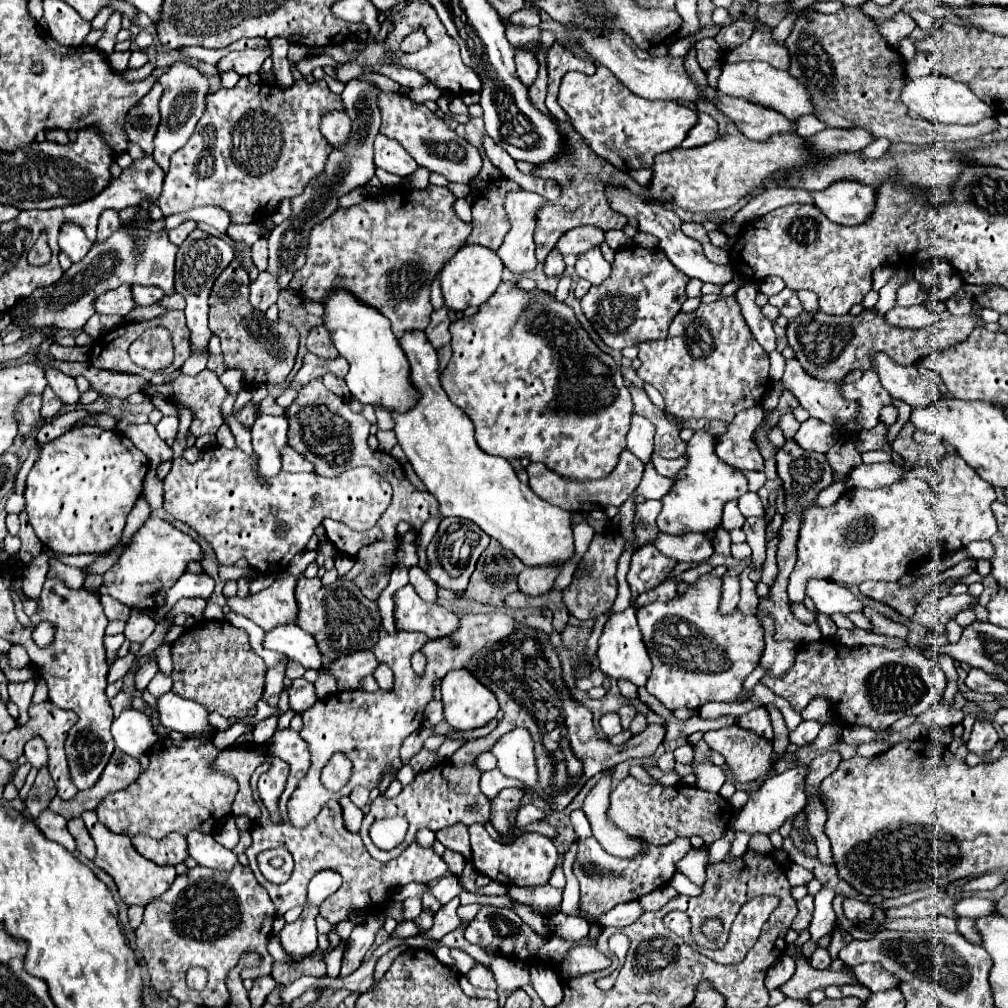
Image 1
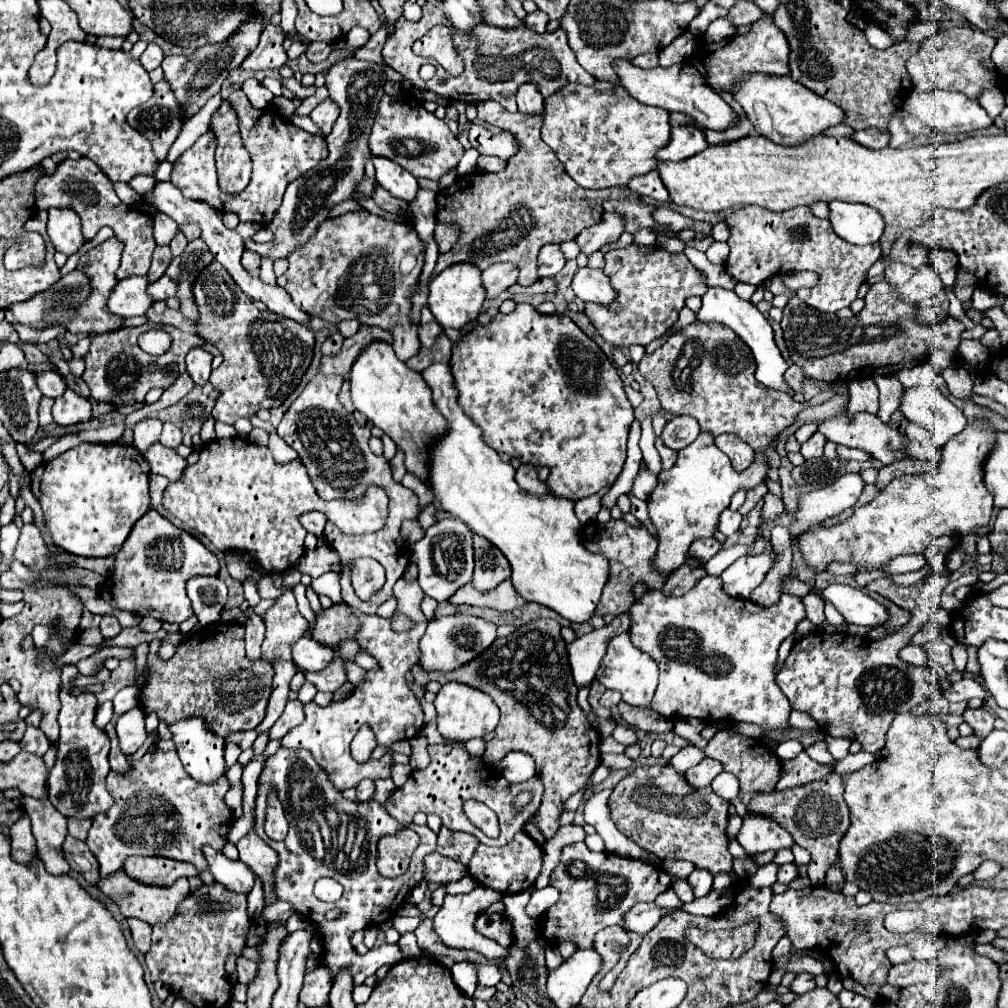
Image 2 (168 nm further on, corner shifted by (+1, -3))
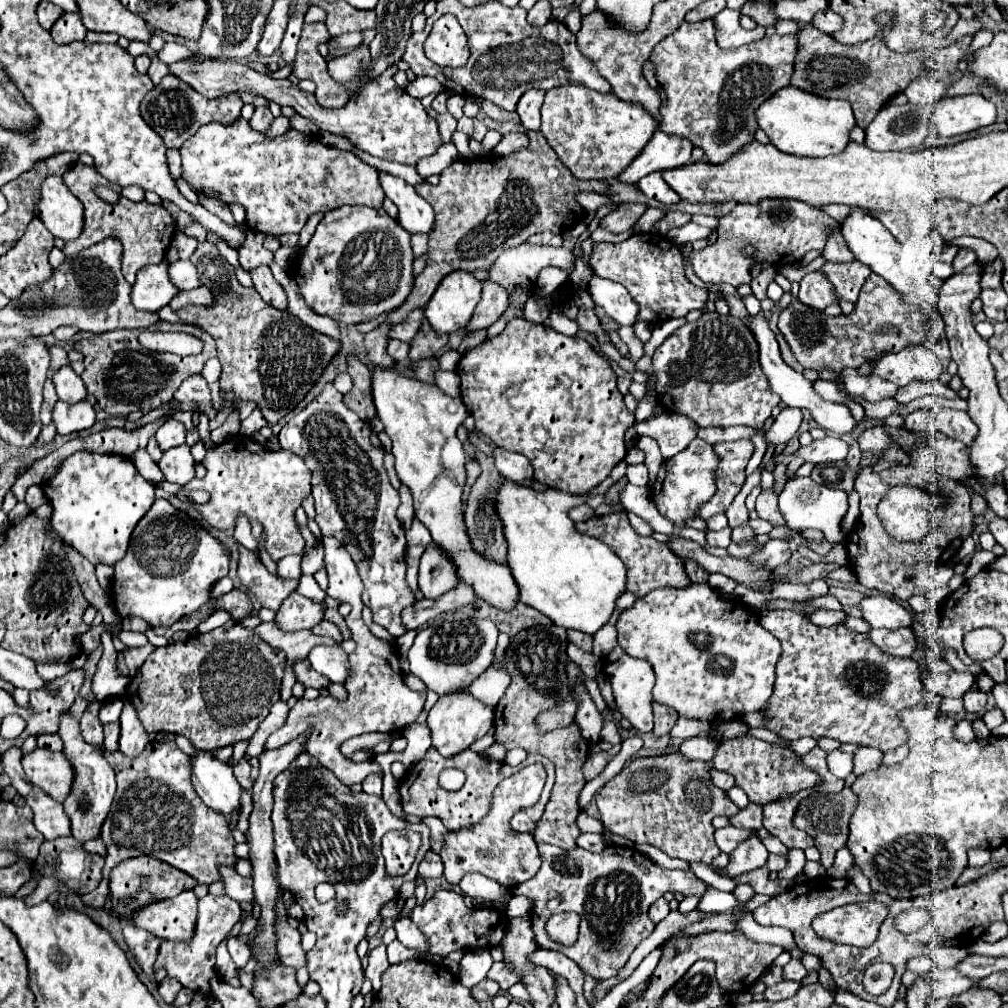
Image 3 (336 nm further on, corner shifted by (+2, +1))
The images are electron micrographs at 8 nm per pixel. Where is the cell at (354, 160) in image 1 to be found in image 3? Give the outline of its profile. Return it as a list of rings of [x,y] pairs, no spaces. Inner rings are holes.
[[[356,47],[346,55],[328,61],[328,71],[338,83],[356,83],[358,73],[370,65],[368,47]]]

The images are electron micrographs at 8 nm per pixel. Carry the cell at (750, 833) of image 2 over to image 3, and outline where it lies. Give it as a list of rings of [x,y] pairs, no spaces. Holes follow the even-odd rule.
[[[752,835],[750,839],[740,843],[738,849],[734,849],[730,853],[730,863],[718,873],[724,877],[738,877],[742,873],[748,873],[748,871],[762,867],[766,863],[766,857],[768,857],[766,847],[758,839],[758,835]]]

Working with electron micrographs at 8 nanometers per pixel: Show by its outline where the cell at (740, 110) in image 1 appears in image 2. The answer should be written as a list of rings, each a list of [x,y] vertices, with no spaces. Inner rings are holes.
[[[613,61],[613,65],[619,83],[629,91],[631,97],[635,97],[645,105],[655,105],[671,113],[673,111],[685,113],[705,129],[713,131],[727,131],[731,127],[739,127],[741,123],[741,115],[729,103],[725,103],[711,87],[707,87],[701,73],[689,63],[677,63],[671,67],[655,67],[655,69],[641,69],[631,61]]]

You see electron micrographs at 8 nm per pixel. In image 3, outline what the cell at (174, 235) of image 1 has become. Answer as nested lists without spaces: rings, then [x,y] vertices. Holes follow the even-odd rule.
[[[176,231],[174,239],[172,239],[172,245],[174,245],[174,247],[178,247],[180,259],[190,259],[190,255],[194,253],[194,249],[198,247],[198,241],[196,241],[196,239],[192,239],[192,237],[182,235],[180,231]]]

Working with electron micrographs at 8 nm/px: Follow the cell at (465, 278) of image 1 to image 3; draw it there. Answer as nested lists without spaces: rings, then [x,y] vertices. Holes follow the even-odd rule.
[[[454,271],[442,279],[424,315],[438,333],[454,333],[468,325],[478,301],[482,283],[466,271]]]

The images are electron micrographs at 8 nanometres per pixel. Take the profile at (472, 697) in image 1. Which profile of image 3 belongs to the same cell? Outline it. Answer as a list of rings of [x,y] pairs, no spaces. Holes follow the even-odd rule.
[[[470,693],[444,695],[428,711],[428,727],[432,733],[432,747],[442,757],[454,757],[462,751],[466,751],[474,741],[482,739],[490,731],[492,725],[494,725],[494,709],[480,703]]]

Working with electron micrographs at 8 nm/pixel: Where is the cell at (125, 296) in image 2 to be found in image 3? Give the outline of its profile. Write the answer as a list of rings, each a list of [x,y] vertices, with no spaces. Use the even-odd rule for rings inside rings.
[[[162,261],[138,271],[136,283],[132,287],[132,303],[136,309],[158,311],[166,307],[178,293],[180,291],[170,281],[168,263]]]

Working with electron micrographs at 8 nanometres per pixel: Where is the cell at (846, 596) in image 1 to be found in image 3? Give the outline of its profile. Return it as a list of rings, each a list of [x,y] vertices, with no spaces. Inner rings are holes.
[[[886,595],[862,599],[860,609],[862,609],[864,621],[868,621],[870,627],[898,629],[898,627],[912,625],[912,613],[904,609],[896,599],[886,597]]]

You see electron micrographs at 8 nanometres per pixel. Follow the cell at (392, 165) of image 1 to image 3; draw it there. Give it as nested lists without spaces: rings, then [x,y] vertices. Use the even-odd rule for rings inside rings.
[[[388,173],[380,175],[380,183],[386,197],[398,207],[398,223],[408,233],[430,235],[434,231],[434,209],[432,205],[428,205],[428,201],[418,197],[410,183]]]

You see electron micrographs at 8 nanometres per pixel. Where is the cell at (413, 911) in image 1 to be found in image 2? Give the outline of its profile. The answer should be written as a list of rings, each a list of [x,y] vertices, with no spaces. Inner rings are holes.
[[[421,881],[421,883],[411,891],[411,895],[407,897],[407,903],[419,905],[419,903],[425,899],[425,893],[427,893],[427,881]]]

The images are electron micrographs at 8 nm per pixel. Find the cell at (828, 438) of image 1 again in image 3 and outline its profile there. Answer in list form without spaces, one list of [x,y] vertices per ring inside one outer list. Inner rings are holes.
[[[824,437],[822,441],[814,441],[808,447],[800,447],[796,451],[798,457],[812,465],[822,465],[822,463],[832,463],[846,459],[848,455],[848,443],[838,439],[838,437]]]

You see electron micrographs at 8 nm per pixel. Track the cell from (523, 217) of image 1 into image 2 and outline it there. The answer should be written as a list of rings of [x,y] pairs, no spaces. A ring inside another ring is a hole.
[[[509,261],[491,265],[489,269],[483,271],[483,285],[487,289],[487,297],[495,299],[507,287],[515,285],[517,277],[519,277],[519,269],[515,269],[515,265],[511,265]]]

